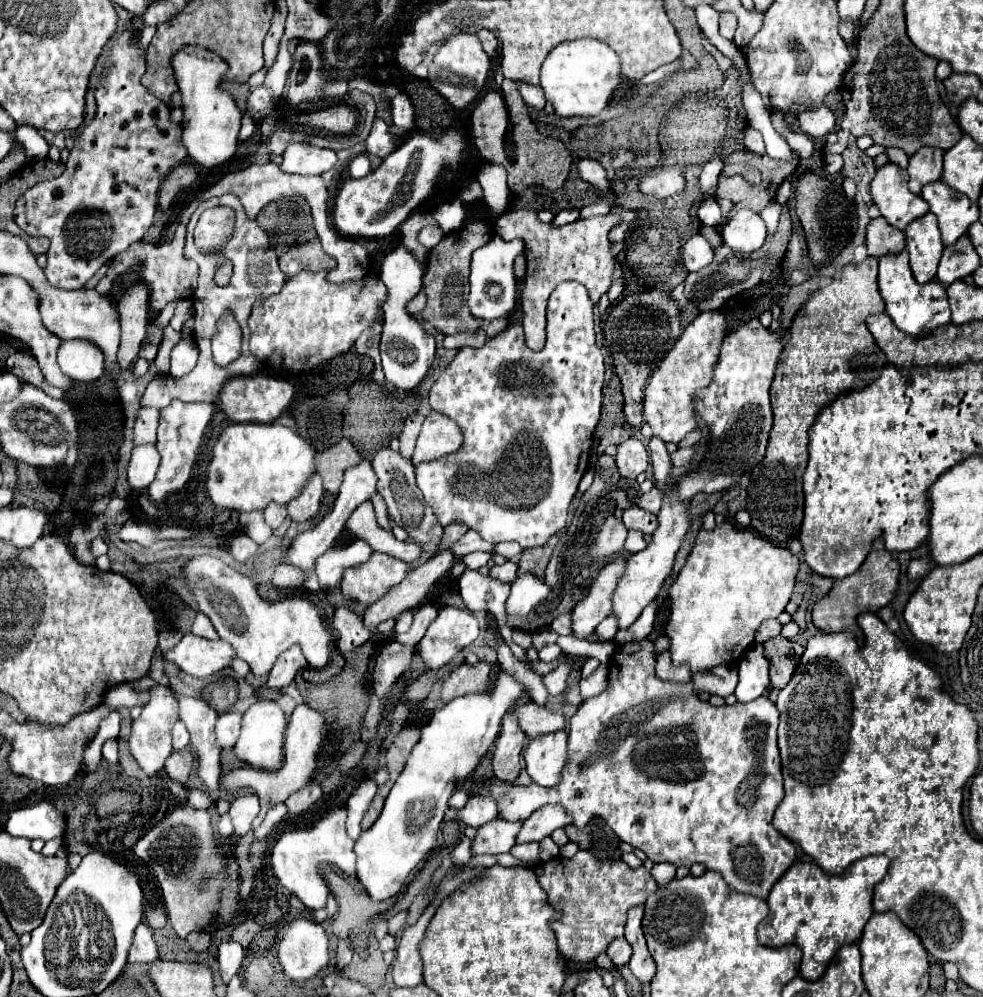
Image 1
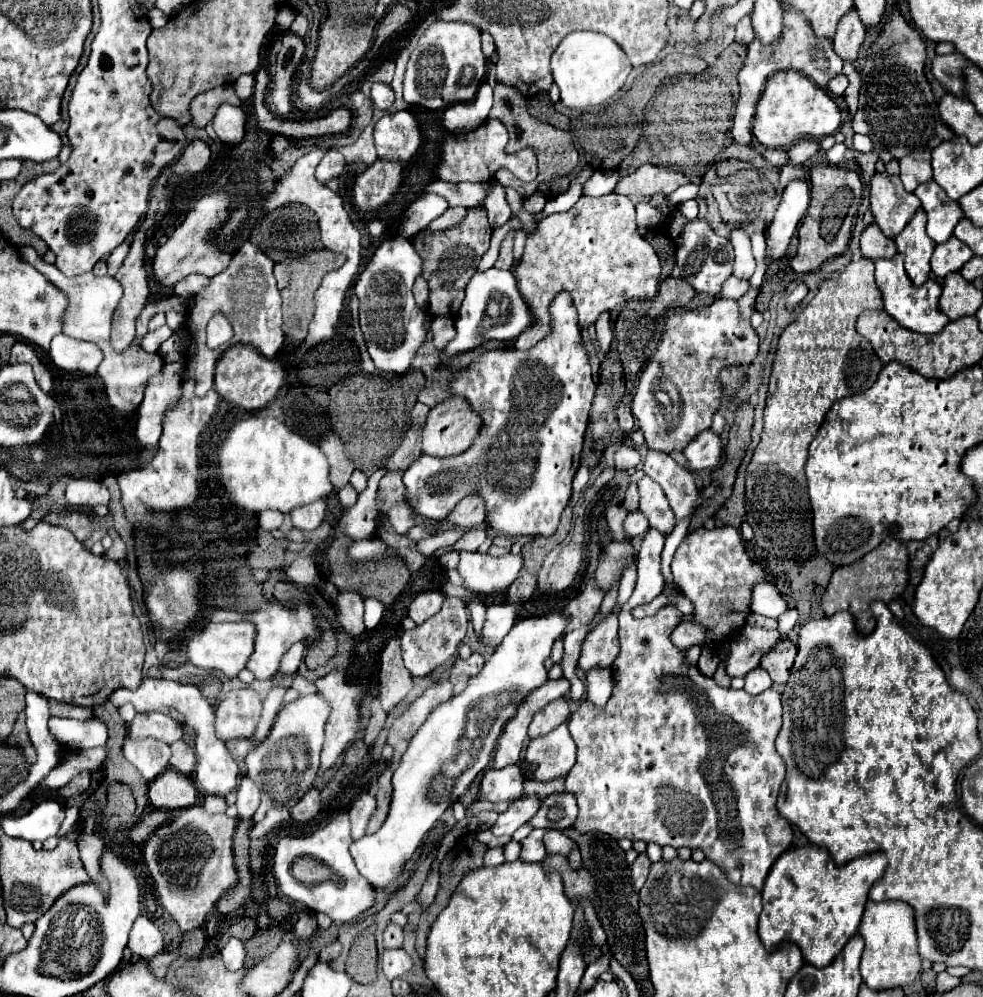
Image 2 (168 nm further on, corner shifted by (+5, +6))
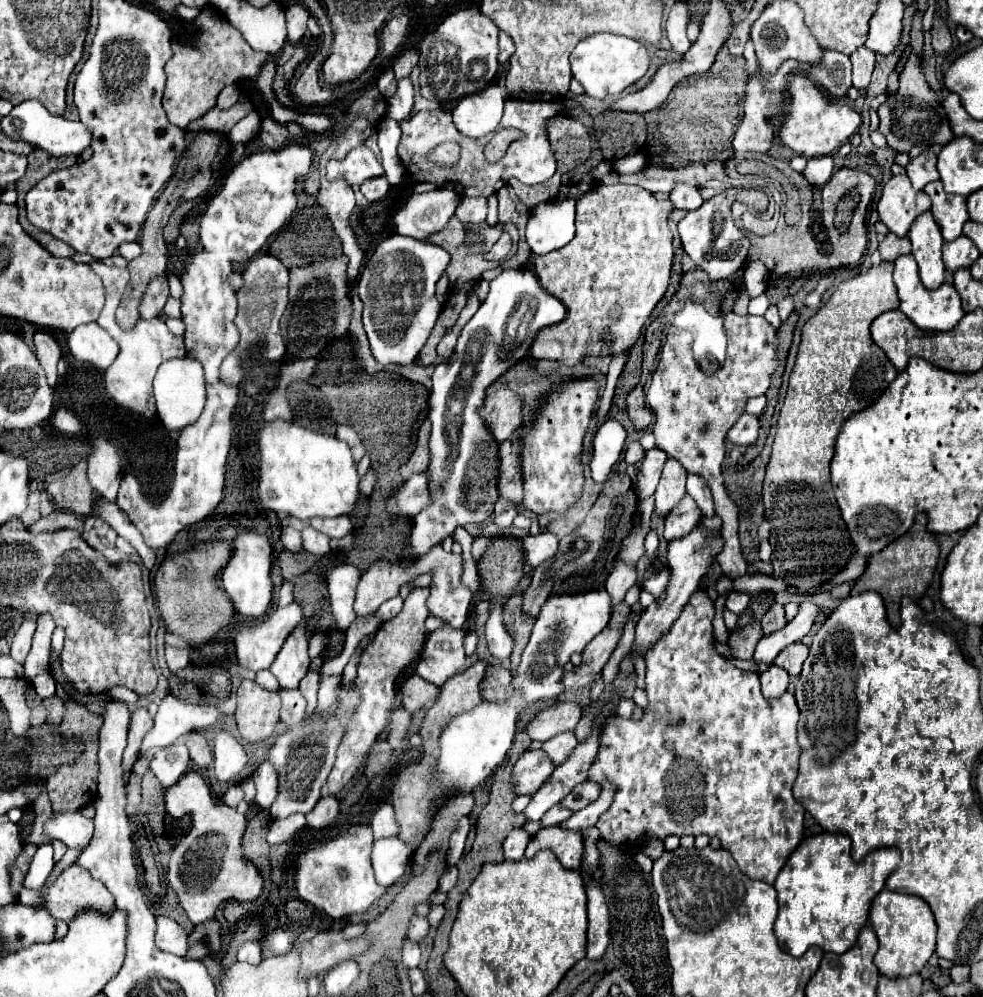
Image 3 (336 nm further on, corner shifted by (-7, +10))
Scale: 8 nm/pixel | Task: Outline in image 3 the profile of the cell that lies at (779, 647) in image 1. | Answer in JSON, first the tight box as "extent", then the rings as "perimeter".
{"extent":[774,643,808,677],"perimeter":[[[794,643],[790,647],[786,647],[776,659],[774,665],[786,669],[792,677],[798,677],[802,671],[802,663],[808,657],[808,647],[804,643]]]}

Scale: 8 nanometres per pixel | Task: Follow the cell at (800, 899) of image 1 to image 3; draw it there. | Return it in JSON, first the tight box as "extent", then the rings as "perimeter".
{"extent":[774,833,900,957],"perimeter":[[[818,833],[804,839],[782,867],[774,889],[778,891],[778,919],[774,925],[778,943],[792,957],[802,957],[808,947],[816,945],[824,951],[844,953],[856,939],[860,929],[868,923],[868,909],[872,899],[884,889],[888,875],[900,865],[900,851],[896,847],[882,847],[870,851],[862,861],[854,861],[850,855],[850,837],[846,833]]]}

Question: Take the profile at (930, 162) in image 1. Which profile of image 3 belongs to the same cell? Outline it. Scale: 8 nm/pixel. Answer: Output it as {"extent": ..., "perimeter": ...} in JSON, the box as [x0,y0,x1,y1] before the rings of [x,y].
{"extent":[906,149,940,191],"perimeter":[[[932,149],[920,153],[918,157],[914,157],[908,165],[906,165],[906,175],[912,181],[912,187],[916,191],[924,189],[926,183],[940,179],[938,177],[938,169],[936,169],[936,153]]]}

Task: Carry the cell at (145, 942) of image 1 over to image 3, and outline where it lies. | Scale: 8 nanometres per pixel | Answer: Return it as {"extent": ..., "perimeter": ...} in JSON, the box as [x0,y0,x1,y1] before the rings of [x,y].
{"extent":[156,917,188,955],"perimeter":[[[158,917],[158,931],[156,931],[156,945],[162,951],[174,953],[174,955],[186,955],[188,951],[188,935],[186,931],[168,917]]]}

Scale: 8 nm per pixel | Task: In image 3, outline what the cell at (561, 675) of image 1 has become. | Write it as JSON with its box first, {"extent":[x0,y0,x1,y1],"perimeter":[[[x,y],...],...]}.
{"extent":[606,561,636,605],"perimeter":[[[618,561],[614,571],[610,573],[608,581],[606,581],[606,589],[612,597],[612,605],[616,605],[620,599],[624,599],[626,591],[636,583],[636,565],[632,563],[624,563]]]}

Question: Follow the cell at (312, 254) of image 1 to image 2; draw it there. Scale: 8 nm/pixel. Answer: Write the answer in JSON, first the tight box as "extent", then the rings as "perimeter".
{"extent":[274,249,344,345],"perimeter":[[[318,249],[318,251],[308,251],[292,261],[280,261],[274,265],[274,275],[278,279],[278,287],[282,293],[282,313],[284,313],[282,329],[286,335],[286,343],[298,345],[304,341],[310,317],[314,315],[314,289],[328,271],[338,269],[342,263],[344,263],[342,255],[336,255],[328,249]]]}

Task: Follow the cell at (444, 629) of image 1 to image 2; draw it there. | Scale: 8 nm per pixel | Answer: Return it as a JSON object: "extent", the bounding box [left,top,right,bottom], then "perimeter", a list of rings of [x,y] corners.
{"extent":[402,597,468,677],"perimeter":[[[448,597],[444,601],[442,609],[434,617],[424,621],[420,627],[414,627],[414,629],[402,633],[402,657],[404,657],[406,669],[414,677],[424,677],[424,675],[432,673],[434,669],[444,665],[456,653],[460,641],[466,635],[466,629],[468,629],[468,615],[466,615],[464,603],[460,599]]]}

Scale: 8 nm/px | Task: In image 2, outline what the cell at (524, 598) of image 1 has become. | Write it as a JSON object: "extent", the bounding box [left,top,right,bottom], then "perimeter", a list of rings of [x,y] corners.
{"extent":[482,603,516,649],"perimeter":[[[498,603],[486,609],[486,625],[482,631],[484,645],[496,649],[496,645],[506,637],[506,633],[516,623],[516,605],[514,603]]]}

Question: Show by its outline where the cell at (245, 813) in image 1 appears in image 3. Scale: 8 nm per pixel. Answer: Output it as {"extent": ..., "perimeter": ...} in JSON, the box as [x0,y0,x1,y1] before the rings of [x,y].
{"extent":[252,761,278,809],"perimeter":[[[264,761],[252,777],[256,781],[256,805],[268,809],[278,795],[278,771],[270,761]]]}

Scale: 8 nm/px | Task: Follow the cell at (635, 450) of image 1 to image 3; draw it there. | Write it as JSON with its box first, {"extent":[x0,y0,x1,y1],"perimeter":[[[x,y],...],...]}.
{"extent":[624,441,644,465],"perimeter":[[[632,441],[628,447],[626,447],[626,453],[624,453],[624,461],[628,463],[628,465],[634,465],[634,463],[640,463],[642,459],[644,459],[644,449],[642,449],[642,445],[638,443],[638,441]]]}

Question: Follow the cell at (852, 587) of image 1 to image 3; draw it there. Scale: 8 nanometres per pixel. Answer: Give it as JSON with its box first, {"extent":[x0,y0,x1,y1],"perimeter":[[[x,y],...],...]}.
{"extent":[852,515,940,629],"perimeter":[[[924,515],[924,525],[914,525],[906,535],[902,535],[898,541],[892,541],[886,549],[870,557],[870,563],[864,571],[864,575],[856,581],[852,595],[864,593],[864,591],[876,591],[882,593],[886,601],[886,611],[888,611],[888,621],[894,625],[894,629],[900,627],[900,603],[902,597],[922,597],[926,589],[930,587],[936,563],[938,563],[938,553],[940,547],[932,533],[926,529],[926,515]]]}

